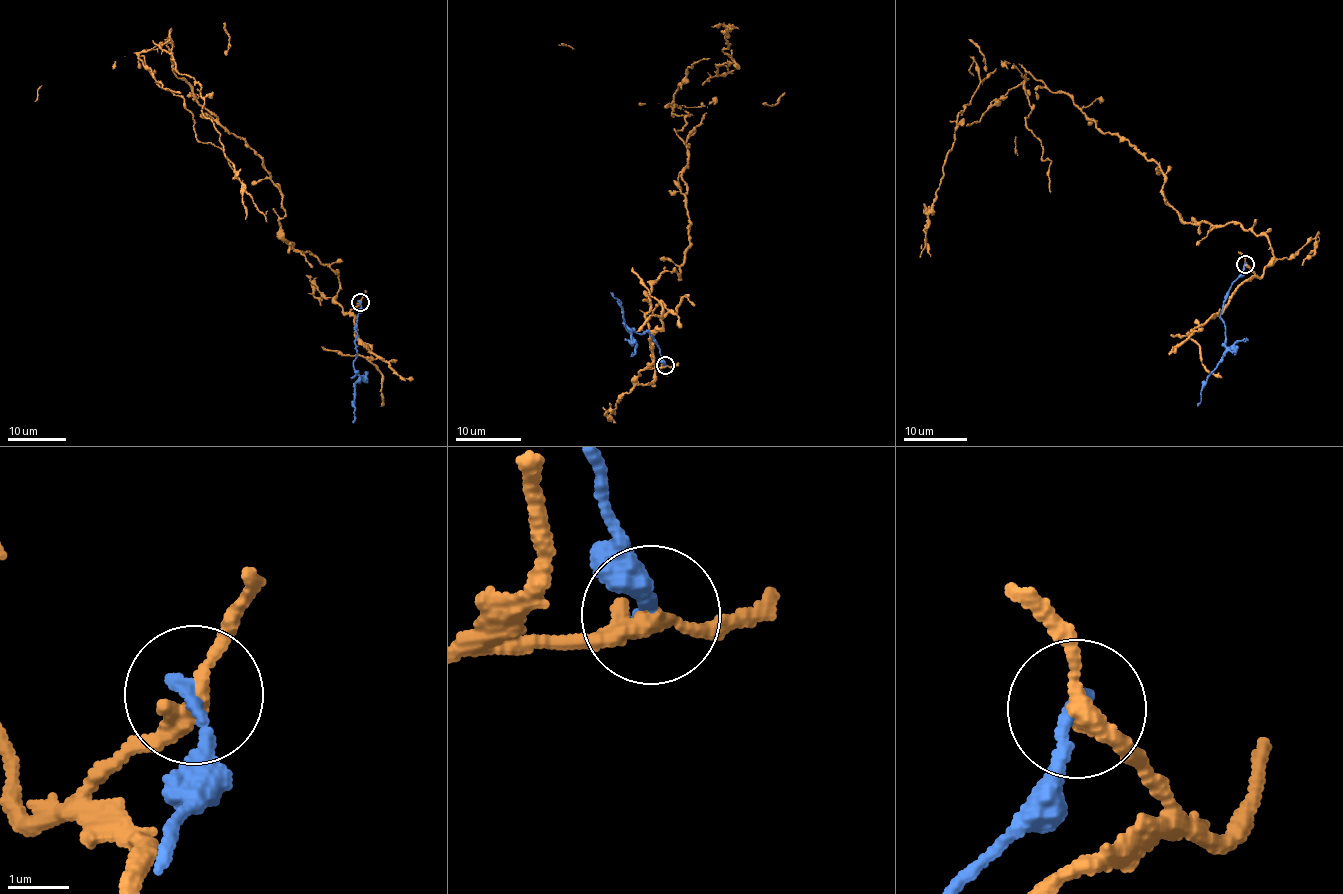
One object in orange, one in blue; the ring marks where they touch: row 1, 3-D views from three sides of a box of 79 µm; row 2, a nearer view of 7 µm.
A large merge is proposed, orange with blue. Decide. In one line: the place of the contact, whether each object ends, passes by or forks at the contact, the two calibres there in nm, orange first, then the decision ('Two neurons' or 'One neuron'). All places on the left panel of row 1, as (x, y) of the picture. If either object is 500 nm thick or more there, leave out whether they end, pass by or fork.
Place: (360, 302). At the ring orange passes by. At the ring blue ends. Thickness 280 nm (orange) against 220 nm. Two neurons

